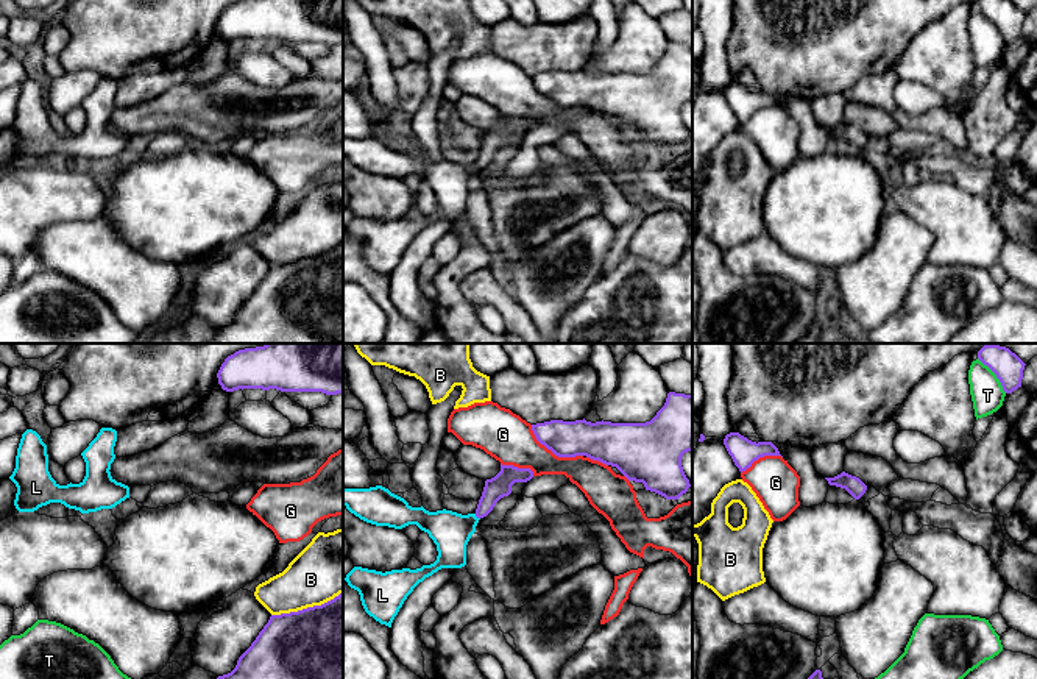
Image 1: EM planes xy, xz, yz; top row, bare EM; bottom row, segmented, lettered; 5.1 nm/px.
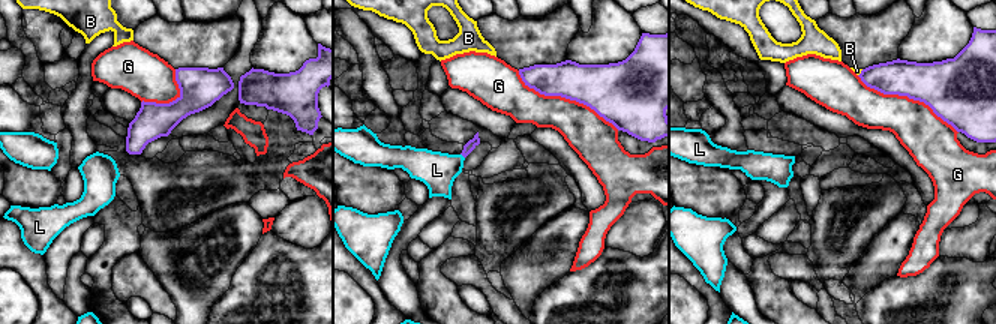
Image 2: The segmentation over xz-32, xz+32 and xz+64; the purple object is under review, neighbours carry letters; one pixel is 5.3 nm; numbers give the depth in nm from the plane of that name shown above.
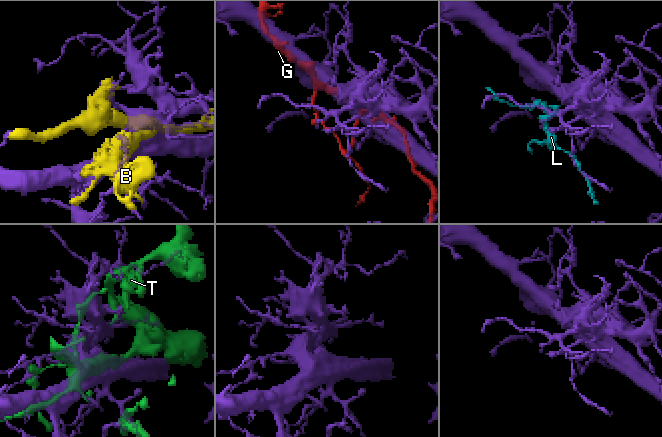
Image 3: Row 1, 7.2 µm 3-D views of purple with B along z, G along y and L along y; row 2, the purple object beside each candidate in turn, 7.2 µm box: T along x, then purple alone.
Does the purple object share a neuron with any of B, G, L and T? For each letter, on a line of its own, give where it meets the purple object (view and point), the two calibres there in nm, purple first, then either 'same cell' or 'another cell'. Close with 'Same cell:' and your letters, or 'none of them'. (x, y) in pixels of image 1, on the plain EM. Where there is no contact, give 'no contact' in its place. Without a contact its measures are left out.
B: xy (307, 258) | 500/300 nm | another cell
G: xz (552, 102) | 200/240 nm | another cell
L: xz (477, 167) | 120/200 nm | same cell
T: yz (995, 24) | 150/170 nm | another cell
Same cell: L

